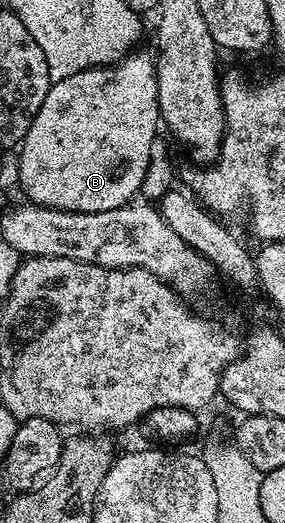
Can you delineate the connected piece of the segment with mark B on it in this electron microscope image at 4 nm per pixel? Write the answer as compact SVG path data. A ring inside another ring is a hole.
M131 52L125 58L121 58L113 66L97 66L84 72L76 72L64 80L53 83L44 96L44 104L40 104L40 112L32 120L28 132L22 137L17 147L18 153L18 182L22 190L27 194L29 201L35 206L47 206L57 210L71 210L72 212L108 212L108 208L120 208L135 201L136 195L141 191L146 173L150 167L150 153L152 144L159 137L160 115L158 113L158 67L153 53L138 54Z

